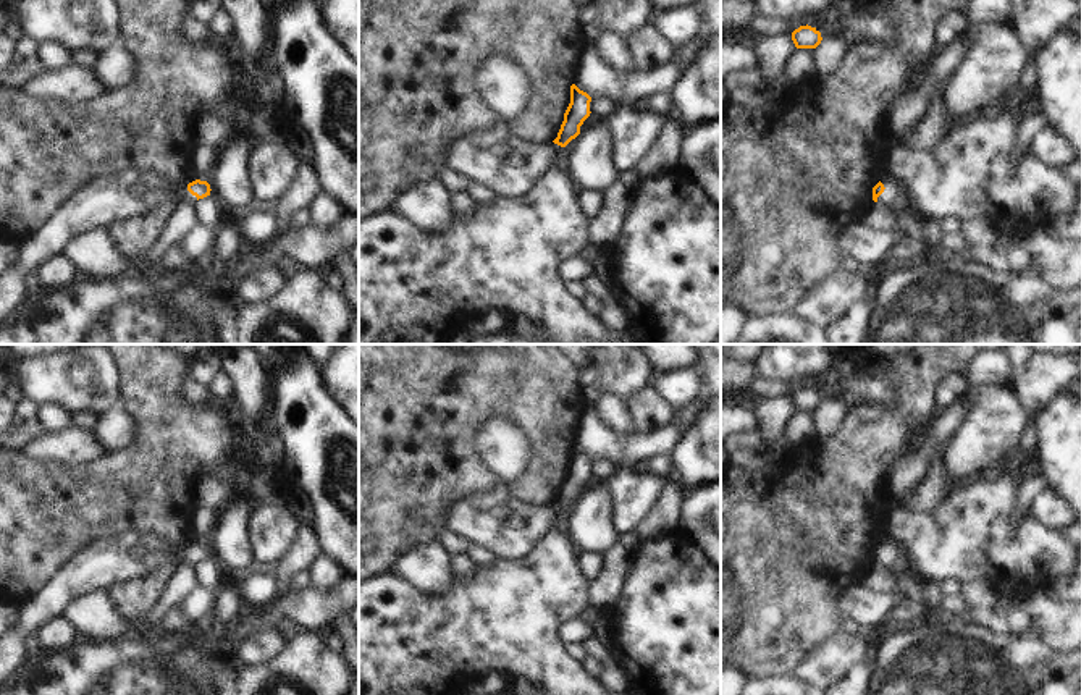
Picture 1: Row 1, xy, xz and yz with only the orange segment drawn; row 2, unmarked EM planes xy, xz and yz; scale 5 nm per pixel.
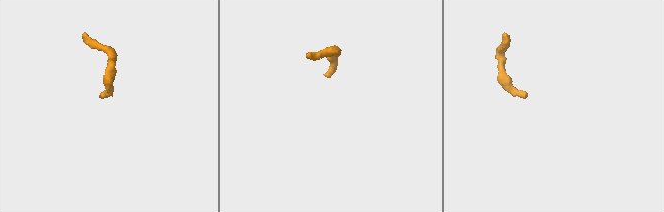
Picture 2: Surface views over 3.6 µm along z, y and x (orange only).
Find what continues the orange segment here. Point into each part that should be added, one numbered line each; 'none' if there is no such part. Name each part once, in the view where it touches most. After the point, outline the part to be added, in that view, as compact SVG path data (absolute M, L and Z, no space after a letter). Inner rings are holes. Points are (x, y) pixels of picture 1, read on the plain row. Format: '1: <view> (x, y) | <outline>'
1: xy (181, 556) | M192 538L189 540L186 545L183 545L176 554L175 554L175 564L179 566L179 564L189 564L189 566L194 566L197 562L196 558L192 558L189 553L187 553L187 546L196 543L197 540Z

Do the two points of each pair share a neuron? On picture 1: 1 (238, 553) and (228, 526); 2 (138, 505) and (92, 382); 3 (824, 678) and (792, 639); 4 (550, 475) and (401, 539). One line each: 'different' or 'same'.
1: same
2: different
3: different
4: same

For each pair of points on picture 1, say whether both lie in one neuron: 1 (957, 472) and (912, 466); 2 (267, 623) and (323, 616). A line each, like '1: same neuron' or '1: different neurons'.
1: different neurons
2: same neuron

